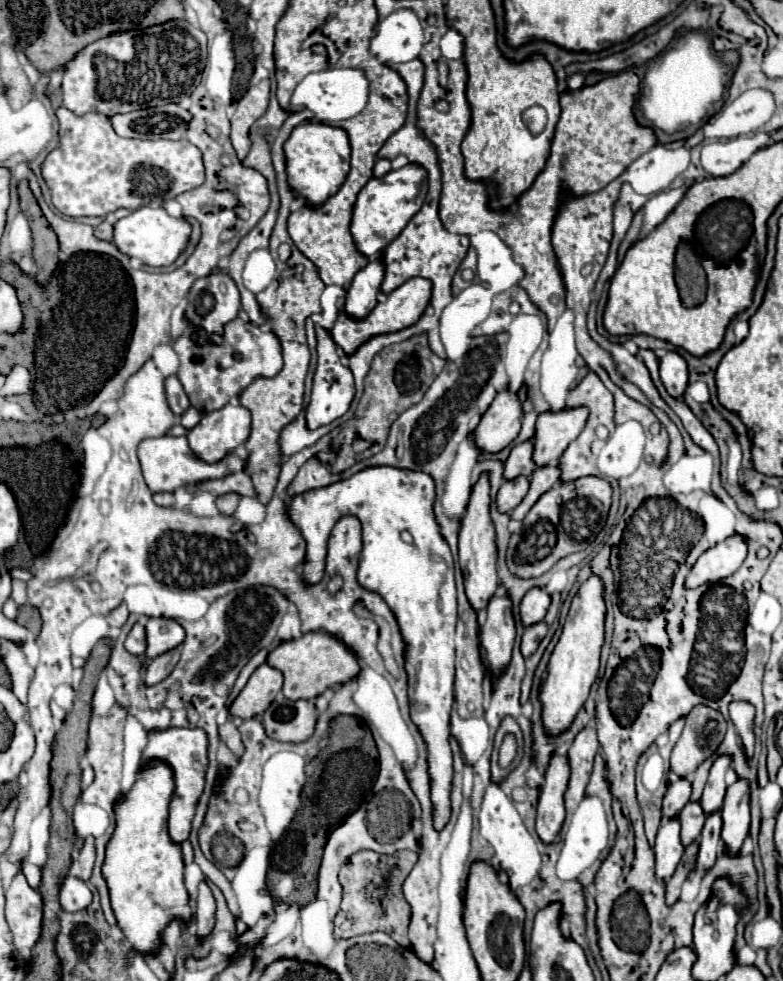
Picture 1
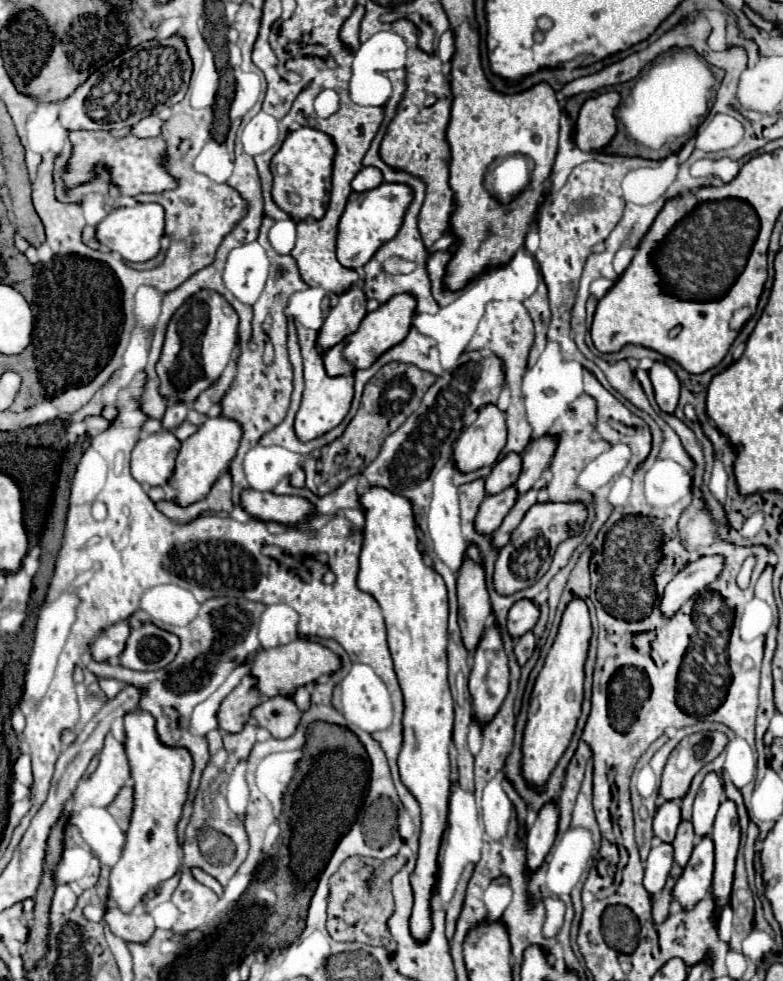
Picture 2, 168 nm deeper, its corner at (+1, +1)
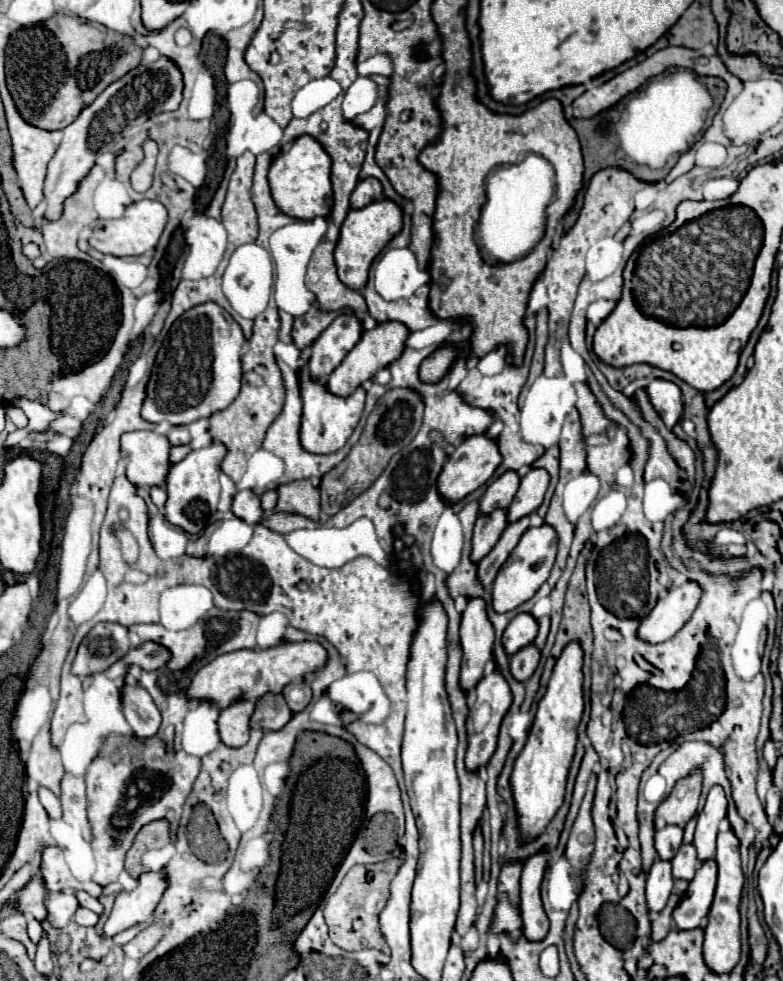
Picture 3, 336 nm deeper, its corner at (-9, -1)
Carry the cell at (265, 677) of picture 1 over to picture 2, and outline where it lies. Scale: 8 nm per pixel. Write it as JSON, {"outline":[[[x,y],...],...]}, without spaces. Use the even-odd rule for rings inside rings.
{"outline":[[[245,676],[239,686],[221,702],[217,712],[219,728],[229,734],[241,732],[249,718],[249,712],[259,704],[259,698],[261,694],[253,692],[253,680]]]}

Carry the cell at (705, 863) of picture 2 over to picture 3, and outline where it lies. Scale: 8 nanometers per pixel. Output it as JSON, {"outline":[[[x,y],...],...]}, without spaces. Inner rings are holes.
{"outline":[[[715,860],[701,862],[683,900],[673,910],[673,920],[675,920],[677,928],[693,930],[693,928],[705,924],[707,910],[711,908],[713,894],[715,894],[715,882],[717,882]]]}

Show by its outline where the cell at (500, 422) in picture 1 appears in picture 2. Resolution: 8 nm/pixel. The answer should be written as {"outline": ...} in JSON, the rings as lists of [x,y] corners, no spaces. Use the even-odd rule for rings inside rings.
{"outline":[[[489,404],[479,410],[477,420],[461,434],[453,446],[455,468],[463,474],[493,466],[505,446],[505,412]]]}

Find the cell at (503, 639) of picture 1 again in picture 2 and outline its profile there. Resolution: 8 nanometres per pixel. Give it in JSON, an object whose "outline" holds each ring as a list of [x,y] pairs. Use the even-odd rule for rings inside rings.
{"outline":[[[493,624],[485,638],[481,640],[481,644],[475,650],[473,656],[473,668],[471,668],[471,676],[469,676],[469,692],[473,698],[473,718],[485,726],[487,722],[493,720],[493,716],[497,714],[497,710],[501,708],[505,696],[509,690],[509,668],[507,668],[507,656],[503,652],[503,644],[501,644],[501,634],[497,624]]]}

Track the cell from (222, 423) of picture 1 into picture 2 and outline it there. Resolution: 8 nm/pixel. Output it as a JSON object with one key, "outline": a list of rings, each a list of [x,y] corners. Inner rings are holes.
{"outline":[[[223,416],[207,420],[193,436],[189,436],[181,444],[181,450],[175,458],[175,470],[167,480],[167,484],[175,490],[173,502],[185,508],[203,500],[211,492],[219,474],[227,470],[229,460],[233,460],[239,448],[239,440],[241,440],[241,426],[235,420],[225,420]]]}

